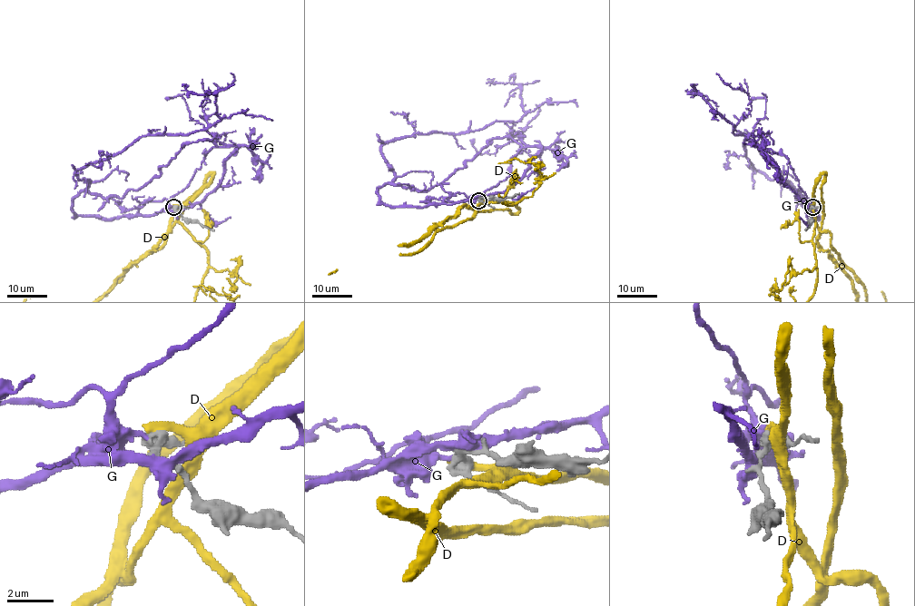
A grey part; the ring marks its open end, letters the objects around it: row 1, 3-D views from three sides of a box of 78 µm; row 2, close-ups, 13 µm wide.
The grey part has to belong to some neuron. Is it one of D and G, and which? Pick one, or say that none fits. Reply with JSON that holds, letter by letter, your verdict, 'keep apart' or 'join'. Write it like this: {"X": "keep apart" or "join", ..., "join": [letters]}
{"D": "keep apart", "G": "keep apart", "join": []}

